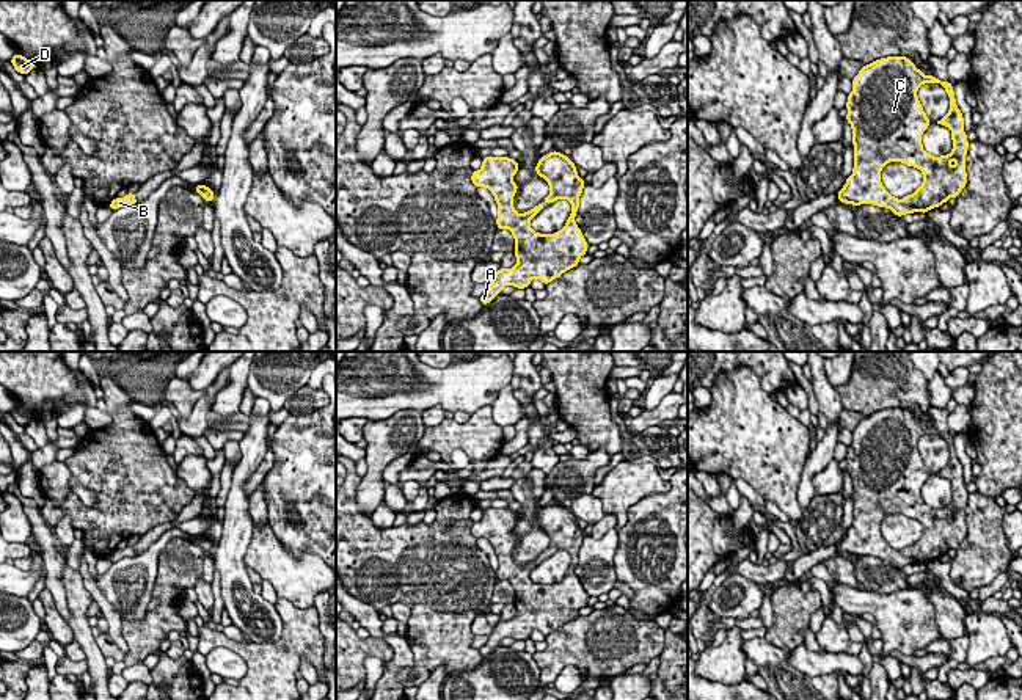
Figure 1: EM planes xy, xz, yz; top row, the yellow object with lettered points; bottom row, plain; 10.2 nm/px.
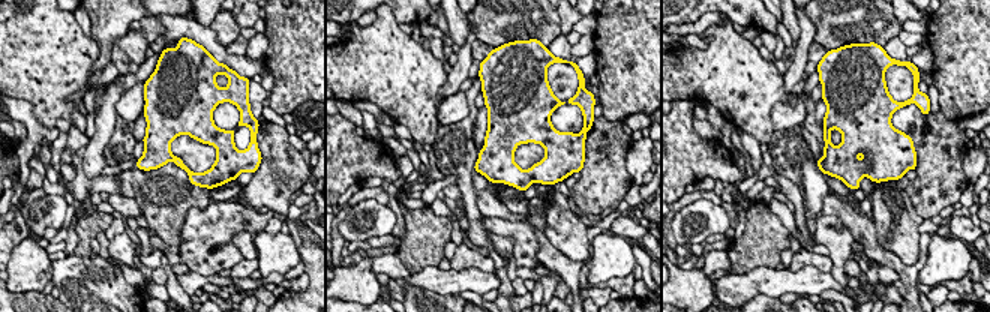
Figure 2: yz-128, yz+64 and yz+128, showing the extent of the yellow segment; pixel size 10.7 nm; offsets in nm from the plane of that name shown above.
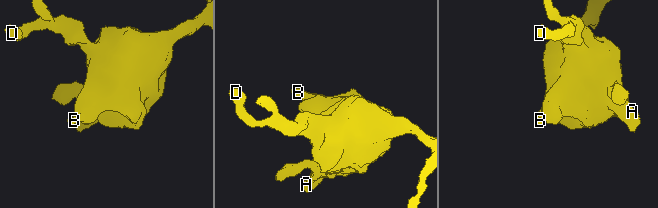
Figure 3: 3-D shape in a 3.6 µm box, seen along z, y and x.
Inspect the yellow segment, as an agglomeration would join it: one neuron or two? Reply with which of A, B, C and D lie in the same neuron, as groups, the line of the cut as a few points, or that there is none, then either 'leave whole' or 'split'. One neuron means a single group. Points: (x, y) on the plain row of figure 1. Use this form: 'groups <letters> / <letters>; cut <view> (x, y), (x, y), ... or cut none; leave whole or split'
groups A B C D; cut none; leave whole

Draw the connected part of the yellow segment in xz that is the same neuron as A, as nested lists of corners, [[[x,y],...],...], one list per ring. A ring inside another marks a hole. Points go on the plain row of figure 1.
[[[553,502],[542,507],[535,516],[535,524],[548,534],[549,546],[534,560],[518,565],[513,559],[513,548],[518,537],[513,534],[520,516],[510,509],[484,509],[482,520],[471,526],[471,534],[479,540],[488,540],[498,556],[498,581],[509,581],[515,590],[516,615],[512,620],[499,620],[488,637],[488,642],[479,648],[480,654],[488,656],[506,637],[526,640],[534,629],[545,637],[559,629],[567,622],[579,615],[579,609],[587,604],[586,593],[575,568],[579,559],[579,548],[584,540],[584,530],[578,527],[576,518],[570,509]],[[567,551],[571,556],[571,565],[565,578],[554,585],[540,585],[531,579],[531,571],[543,562],[545,554]]]

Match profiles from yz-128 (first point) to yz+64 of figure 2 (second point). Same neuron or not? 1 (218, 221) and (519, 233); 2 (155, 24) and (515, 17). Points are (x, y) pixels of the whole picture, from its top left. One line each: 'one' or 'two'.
1: one
2: one

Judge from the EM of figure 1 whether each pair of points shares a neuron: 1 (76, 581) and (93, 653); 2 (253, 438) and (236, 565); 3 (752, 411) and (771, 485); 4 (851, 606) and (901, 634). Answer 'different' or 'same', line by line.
1: same
2: same
3: same
4: same

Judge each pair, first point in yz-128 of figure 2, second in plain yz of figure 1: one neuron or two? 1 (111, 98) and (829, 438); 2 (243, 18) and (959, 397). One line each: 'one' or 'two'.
1: one
2: two

